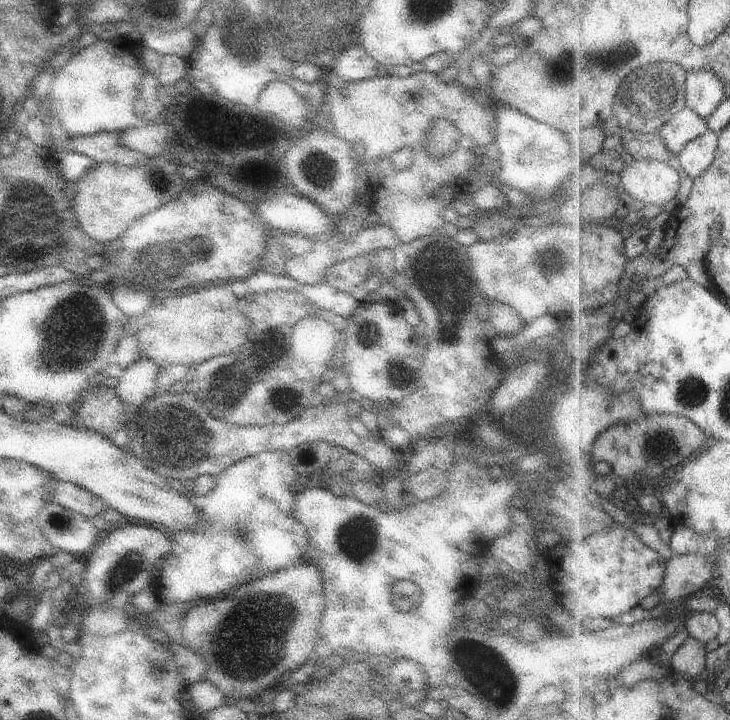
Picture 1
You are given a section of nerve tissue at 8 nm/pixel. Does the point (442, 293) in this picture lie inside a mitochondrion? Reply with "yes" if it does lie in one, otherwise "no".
yes

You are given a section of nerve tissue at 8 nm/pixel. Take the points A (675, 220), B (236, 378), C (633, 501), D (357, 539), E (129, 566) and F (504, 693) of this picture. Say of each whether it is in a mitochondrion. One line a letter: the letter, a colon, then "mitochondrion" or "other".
A: other
B: mitochondrion
C: other
D: mitochondrion
E: mitochondrion
F: mitochondrion

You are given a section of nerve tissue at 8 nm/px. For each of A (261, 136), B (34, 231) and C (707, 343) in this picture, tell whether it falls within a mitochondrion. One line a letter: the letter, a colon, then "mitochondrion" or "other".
A: other
B: mitochondrion
C: other

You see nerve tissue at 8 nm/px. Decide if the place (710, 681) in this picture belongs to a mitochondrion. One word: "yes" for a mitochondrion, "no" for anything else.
no

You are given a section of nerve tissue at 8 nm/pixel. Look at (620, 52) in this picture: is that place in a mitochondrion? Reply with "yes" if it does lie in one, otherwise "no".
yes

